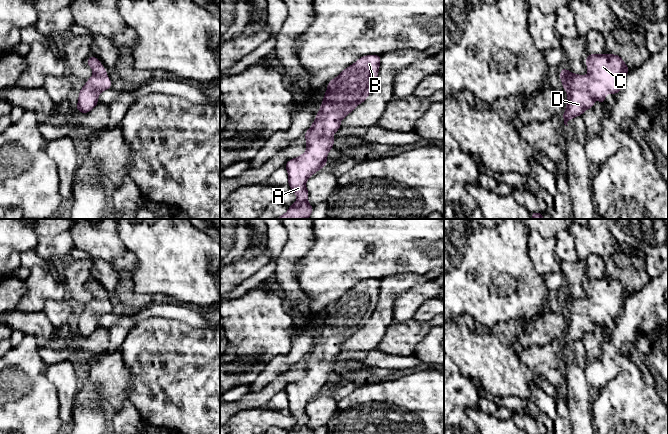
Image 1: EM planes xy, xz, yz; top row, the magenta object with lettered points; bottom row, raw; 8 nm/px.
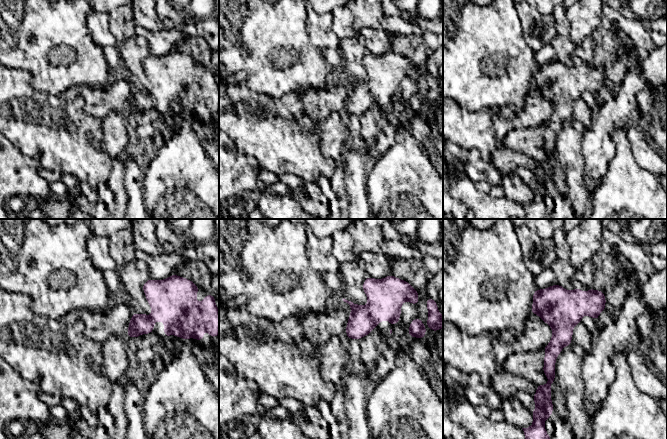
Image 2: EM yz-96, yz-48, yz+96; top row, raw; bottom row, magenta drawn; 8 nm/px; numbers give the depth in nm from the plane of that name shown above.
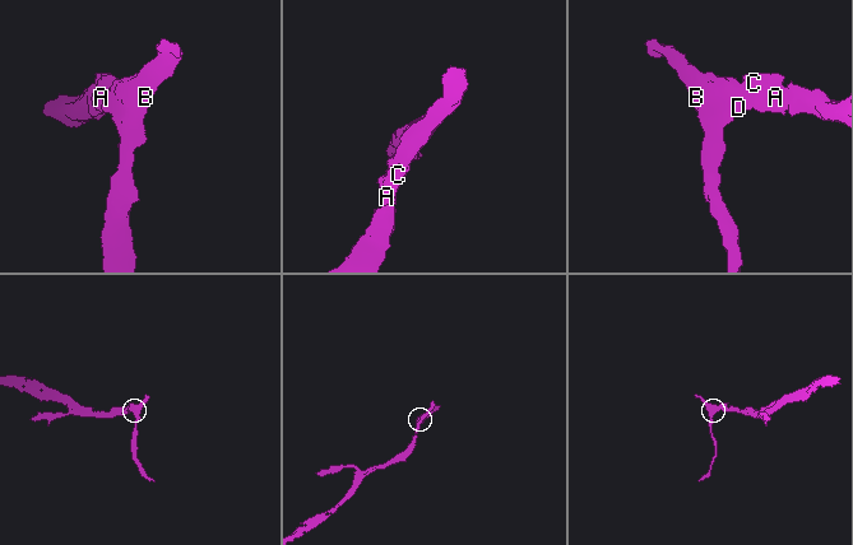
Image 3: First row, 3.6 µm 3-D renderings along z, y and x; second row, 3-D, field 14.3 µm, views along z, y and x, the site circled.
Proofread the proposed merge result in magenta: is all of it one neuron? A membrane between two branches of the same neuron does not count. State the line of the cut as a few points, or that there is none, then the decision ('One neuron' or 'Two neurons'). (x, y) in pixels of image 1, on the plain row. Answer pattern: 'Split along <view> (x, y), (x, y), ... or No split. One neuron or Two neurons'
No split. One neuron

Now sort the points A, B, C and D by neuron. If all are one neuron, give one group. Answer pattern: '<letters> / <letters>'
A B C D

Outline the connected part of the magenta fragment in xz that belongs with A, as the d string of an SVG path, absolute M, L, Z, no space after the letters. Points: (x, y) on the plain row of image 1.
M381 279L362 280L327 308L327 315L324 317L324 323L316 342L304 358L306 375L286 386L284 390L288 396L288 409L297 420L297 425L290 429L288 434L313 434L312 429L307 426L309 416L306 412L306 405L320 393L326 391L327 379L333 373L335 366L333 358L341 352L340 345L363 327L376 310L380 286Z

